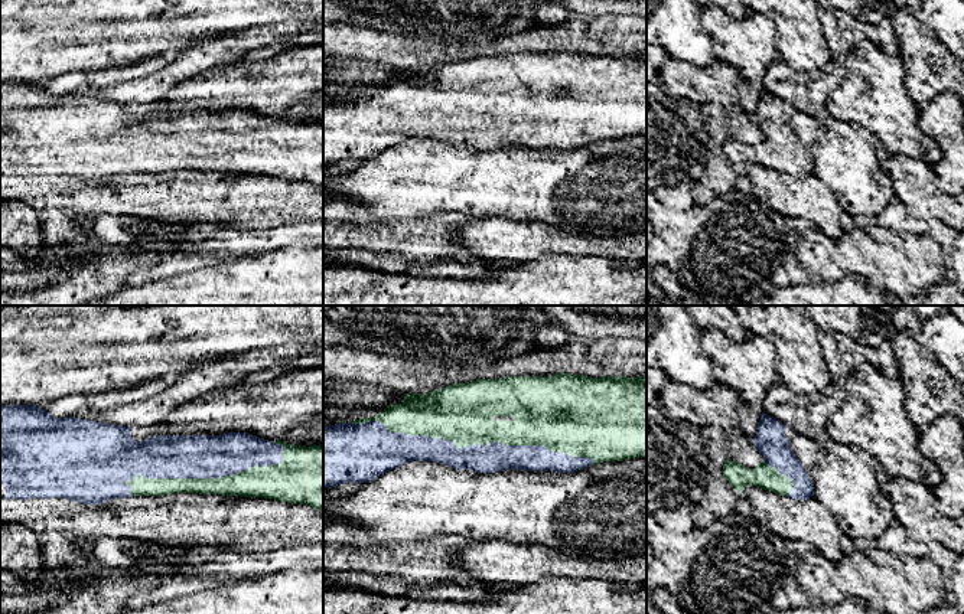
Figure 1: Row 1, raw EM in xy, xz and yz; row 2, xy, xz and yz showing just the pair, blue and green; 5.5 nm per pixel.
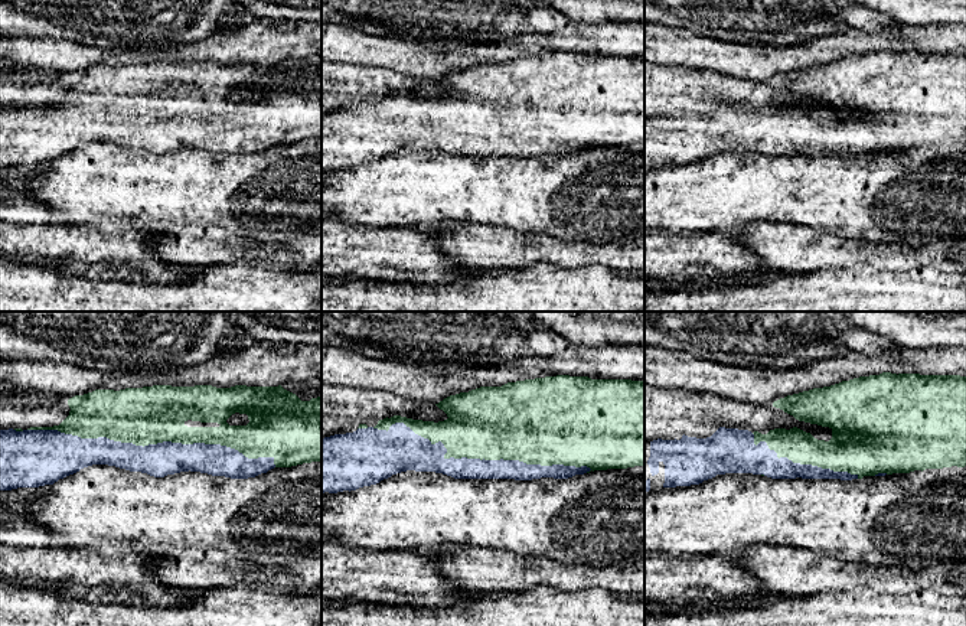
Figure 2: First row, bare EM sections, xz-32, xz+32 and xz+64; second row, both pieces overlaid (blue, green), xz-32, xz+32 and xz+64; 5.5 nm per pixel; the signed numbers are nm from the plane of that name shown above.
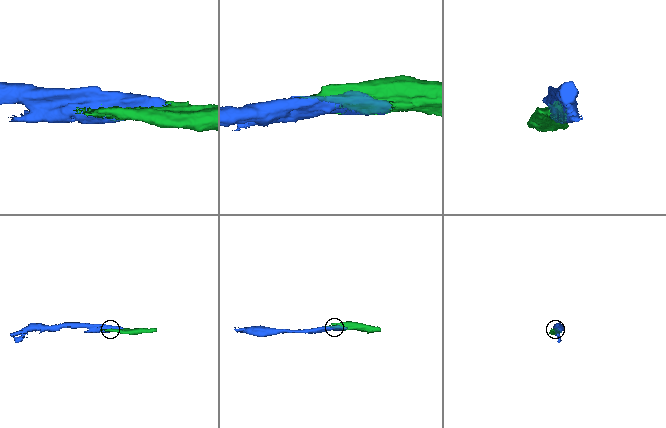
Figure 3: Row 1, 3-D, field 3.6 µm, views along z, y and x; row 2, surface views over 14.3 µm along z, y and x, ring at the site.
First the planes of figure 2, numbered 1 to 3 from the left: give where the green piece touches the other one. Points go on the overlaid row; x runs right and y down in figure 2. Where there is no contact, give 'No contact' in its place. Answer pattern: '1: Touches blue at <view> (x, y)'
1: Touches blue at xz-32 (154, 444)
2: Touches blue at xz+32 (477, 459)
3: Touches blue at xz+64 (799, 463)

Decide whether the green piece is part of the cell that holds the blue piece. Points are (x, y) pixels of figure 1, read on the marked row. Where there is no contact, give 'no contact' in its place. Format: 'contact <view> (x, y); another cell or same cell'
contact xz (475, 444); same cell

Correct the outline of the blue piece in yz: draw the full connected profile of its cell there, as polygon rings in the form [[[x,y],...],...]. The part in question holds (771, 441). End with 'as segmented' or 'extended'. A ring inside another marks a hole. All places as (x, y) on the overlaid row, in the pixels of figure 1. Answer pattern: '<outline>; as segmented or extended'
[[[763,414],[756,435],[755,447],[763,455],[762,463],[748,468],[726,458],[723,476],[739,493],[749,486],[756,486],[794,500],[810,500],[814,496],[814,483],[792,453],[785,437],[786,425]]]; extended

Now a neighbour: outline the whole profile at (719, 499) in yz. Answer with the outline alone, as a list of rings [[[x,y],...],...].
[[[720,450],[710,454],[710,474],[704,486],[704,491],[696,506],[693,506],[693,522],[706,528],[717,519],[730,517],[735,510],[740,493],[735,490],[723,476],[726,455]]]

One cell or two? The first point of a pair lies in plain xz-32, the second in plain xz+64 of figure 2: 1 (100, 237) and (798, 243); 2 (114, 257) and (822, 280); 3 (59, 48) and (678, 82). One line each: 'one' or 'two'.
1: two
2: two
3: two

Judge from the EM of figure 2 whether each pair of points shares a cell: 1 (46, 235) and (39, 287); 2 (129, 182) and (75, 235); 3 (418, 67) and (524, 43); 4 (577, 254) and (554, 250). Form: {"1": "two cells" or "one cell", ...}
{"1": "two cells", "2": "two cells", "3": "one cell", "4": "one cell"}

